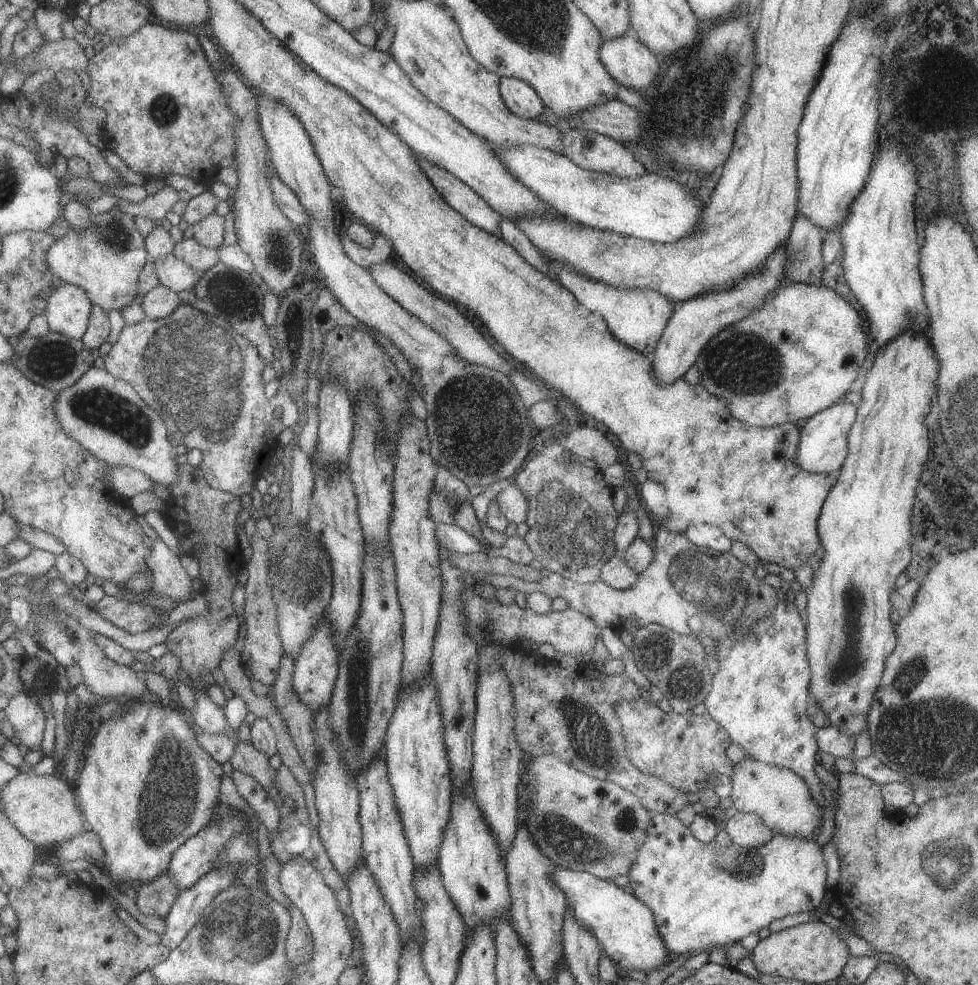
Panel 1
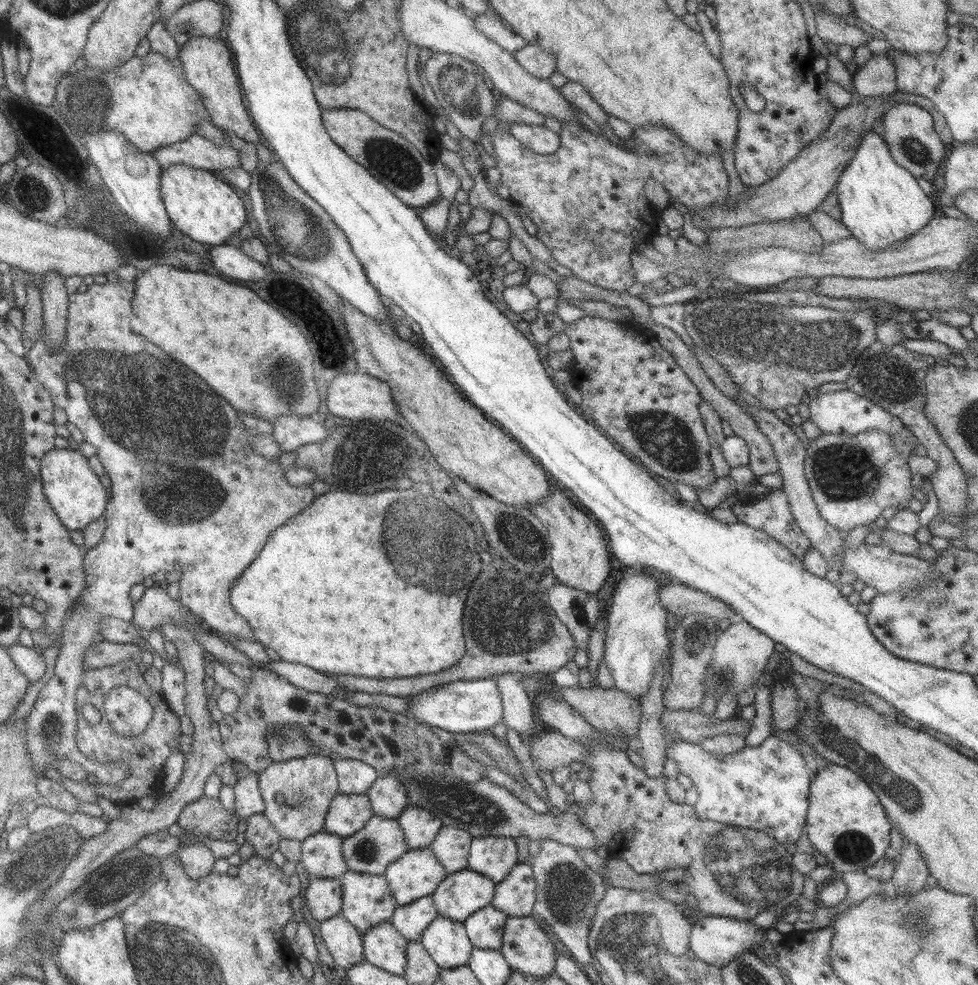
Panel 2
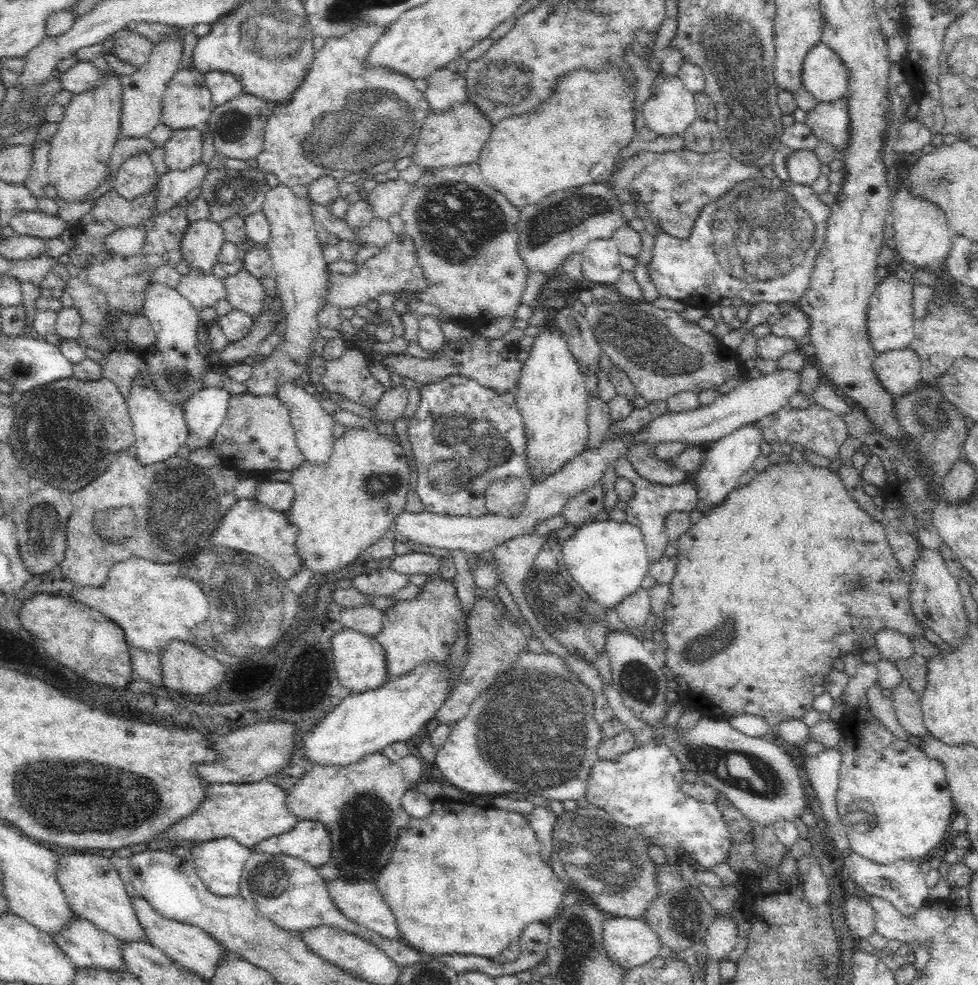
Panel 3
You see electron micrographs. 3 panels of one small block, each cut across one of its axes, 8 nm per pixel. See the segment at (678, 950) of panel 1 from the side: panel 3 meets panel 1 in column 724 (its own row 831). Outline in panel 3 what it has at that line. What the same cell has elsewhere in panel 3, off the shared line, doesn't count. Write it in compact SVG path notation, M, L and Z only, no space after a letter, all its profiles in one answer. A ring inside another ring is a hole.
M860 662L856 674L849 678L848 685L844 688L842 696L840 698L834 699L834 702L840 701L846 710L844 710L844 716L840 718L840 730L842 733L842 740L838 742L838 751L842 753L842 760L840 760L840 770L838 774L839 786L836 793L837 811L839 812L841 821L846 827L846 832L848 833L848 838L850 841L851 850L856 854L875 862L876 864L892 864L896 860L914 860L914 858L925 858L934 848L938 848L941 844L947 841L948 830L951 828L950 819L955 813L955 807L952 804L953 798L951 790L949 789L949 784L947 781L947 776L945 775L944 765L932 757L926 756L926 753L920 751L918 747L908 743L907 740L903 738L898 738L896 735L892 734L890 730L884 728L884 725L876 718L872 711L869 709L869 702L867 699L868 689L876 684L878 681L878 669L874 663Z

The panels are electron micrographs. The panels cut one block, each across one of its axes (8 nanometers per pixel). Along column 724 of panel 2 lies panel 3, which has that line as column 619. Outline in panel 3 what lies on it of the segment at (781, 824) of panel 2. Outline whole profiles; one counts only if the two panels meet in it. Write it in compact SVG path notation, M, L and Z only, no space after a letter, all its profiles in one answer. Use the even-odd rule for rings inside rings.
M654 737L646 744L638 745L615 759L598 758L591 766L585 797L592 807L605 810L617 824L636 828L648 843L660 847L670 846L676 850L682 848L700 864L702 871L712 871L716 864L728 861L729 850L733 845L732 833L724 821L722 812L716 807L716 803L705 803L684 794L684 791L680 789L680 784L684 781L683 772L680 761L672 754L666 741L660 737Z

